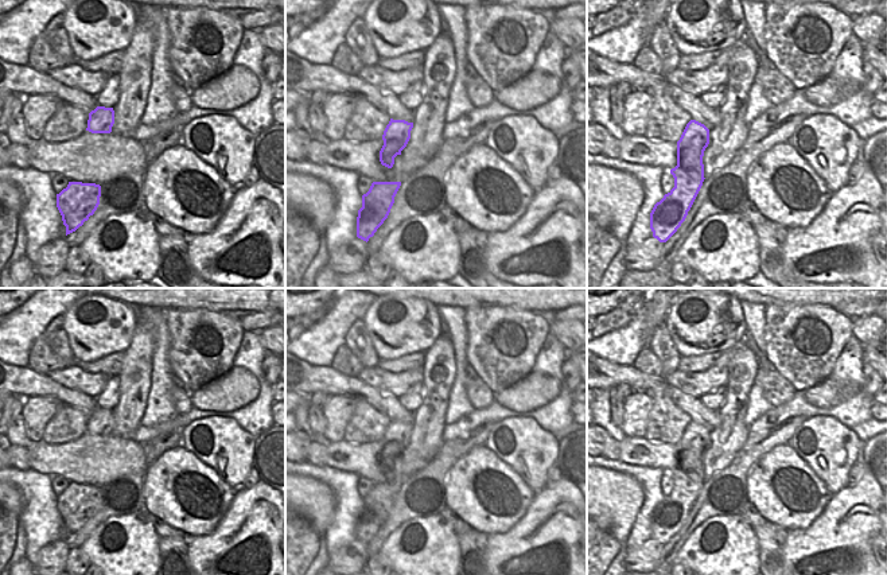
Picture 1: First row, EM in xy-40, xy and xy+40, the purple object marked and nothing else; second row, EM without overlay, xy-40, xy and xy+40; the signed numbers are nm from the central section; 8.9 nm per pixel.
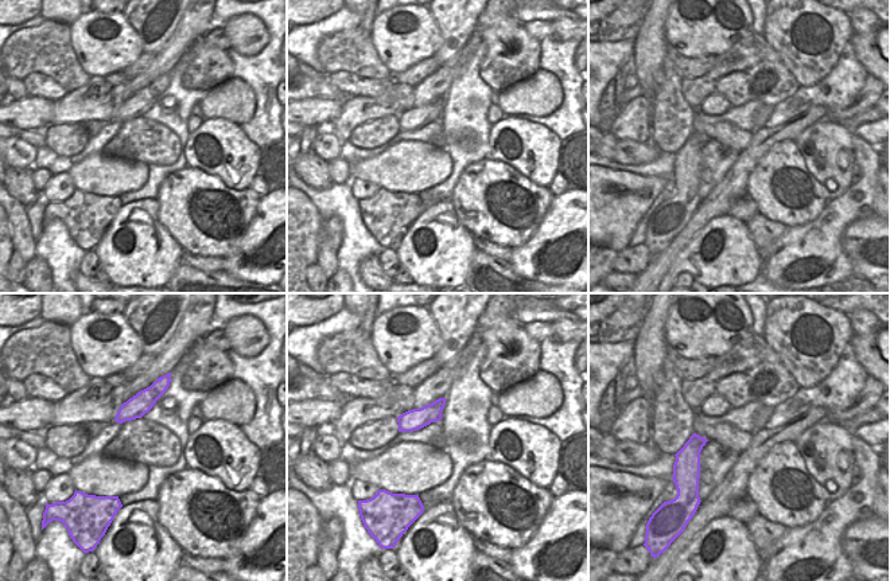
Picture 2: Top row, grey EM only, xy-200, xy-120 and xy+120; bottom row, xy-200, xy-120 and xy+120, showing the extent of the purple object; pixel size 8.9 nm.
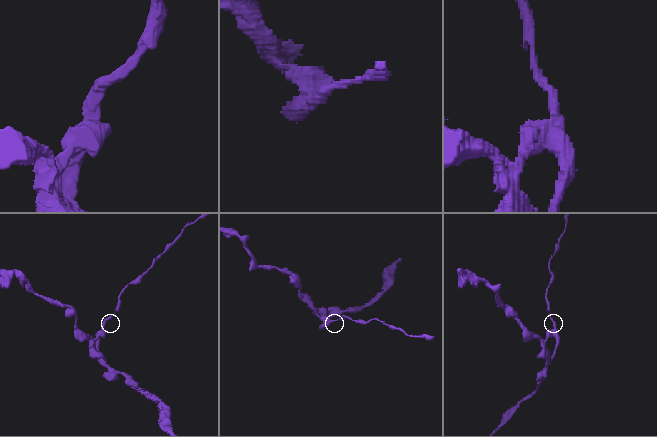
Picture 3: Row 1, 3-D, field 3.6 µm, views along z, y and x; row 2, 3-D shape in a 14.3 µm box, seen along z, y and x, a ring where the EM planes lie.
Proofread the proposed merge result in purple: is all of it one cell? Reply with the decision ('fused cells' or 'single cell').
fused cells

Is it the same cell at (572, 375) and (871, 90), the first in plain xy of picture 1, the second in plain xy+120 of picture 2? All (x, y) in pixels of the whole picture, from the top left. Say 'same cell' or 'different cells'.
same cell

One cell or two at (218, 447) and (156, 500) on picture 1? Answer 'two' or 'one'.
two

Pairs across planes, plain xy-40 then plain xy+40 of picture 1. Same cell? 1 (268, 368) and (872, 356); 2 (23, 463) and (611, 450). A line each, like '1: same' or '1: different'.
1: different
2: same

